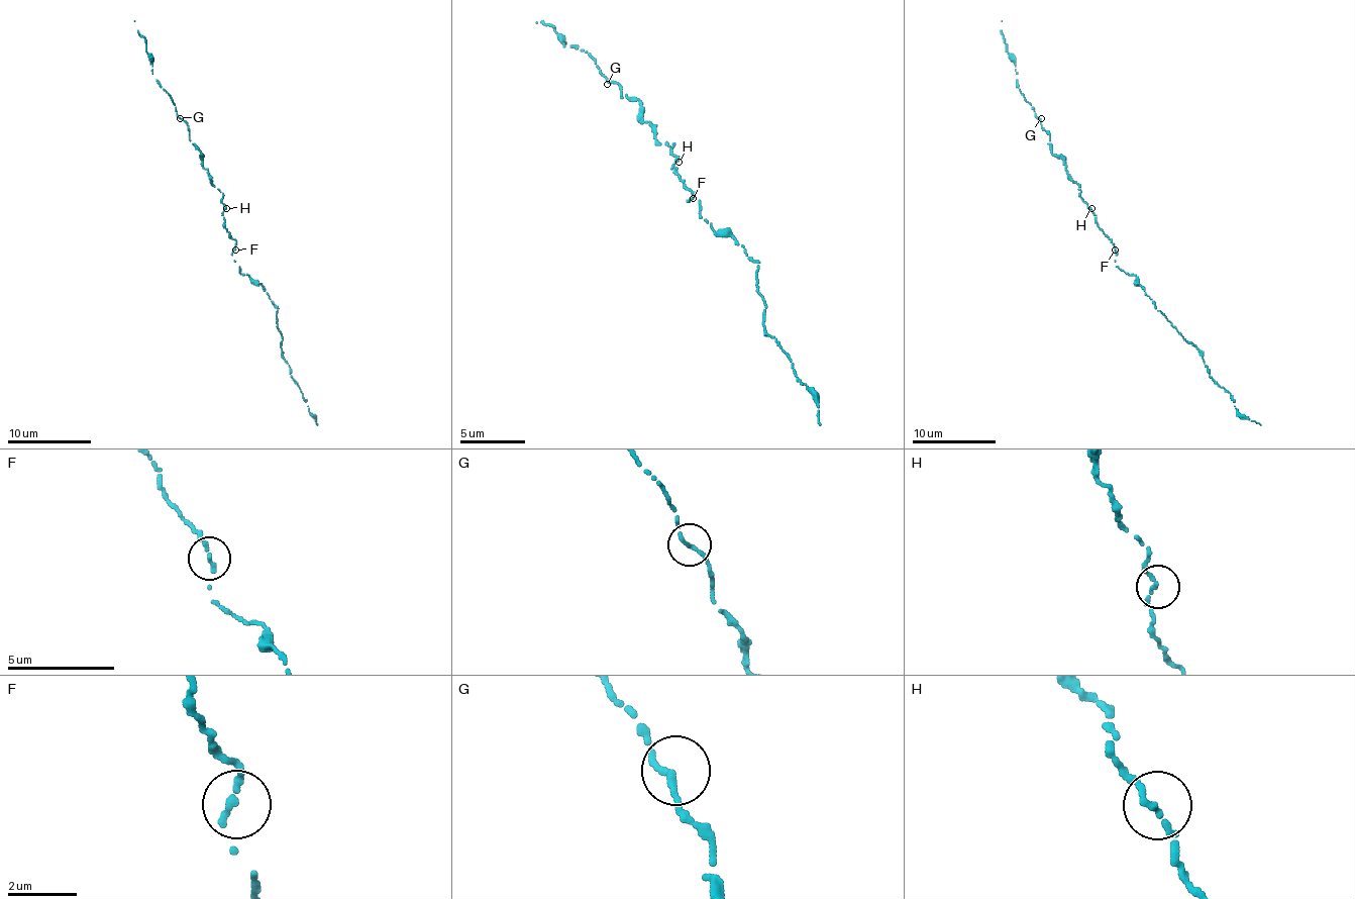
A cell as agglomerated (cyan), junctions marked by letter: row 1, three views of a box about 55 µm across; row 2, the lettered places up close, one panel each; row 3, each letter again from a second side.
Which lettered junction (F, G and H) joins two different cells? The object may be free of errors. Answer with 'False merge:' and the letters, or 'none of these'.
False merge: none of these

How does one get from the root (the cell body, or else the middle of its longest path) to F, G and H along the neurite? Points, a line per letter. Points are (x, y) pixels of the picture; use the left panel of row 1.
F: (228, 231), (236, 241), (234, 251)
G: (228, 231), (224, 227), (222, 193), (214, 187), (203, 166), (203, 156), (189, 138), (189, 126), (180, 118)
H: (228, 231), (222, 214), (226, 208)

